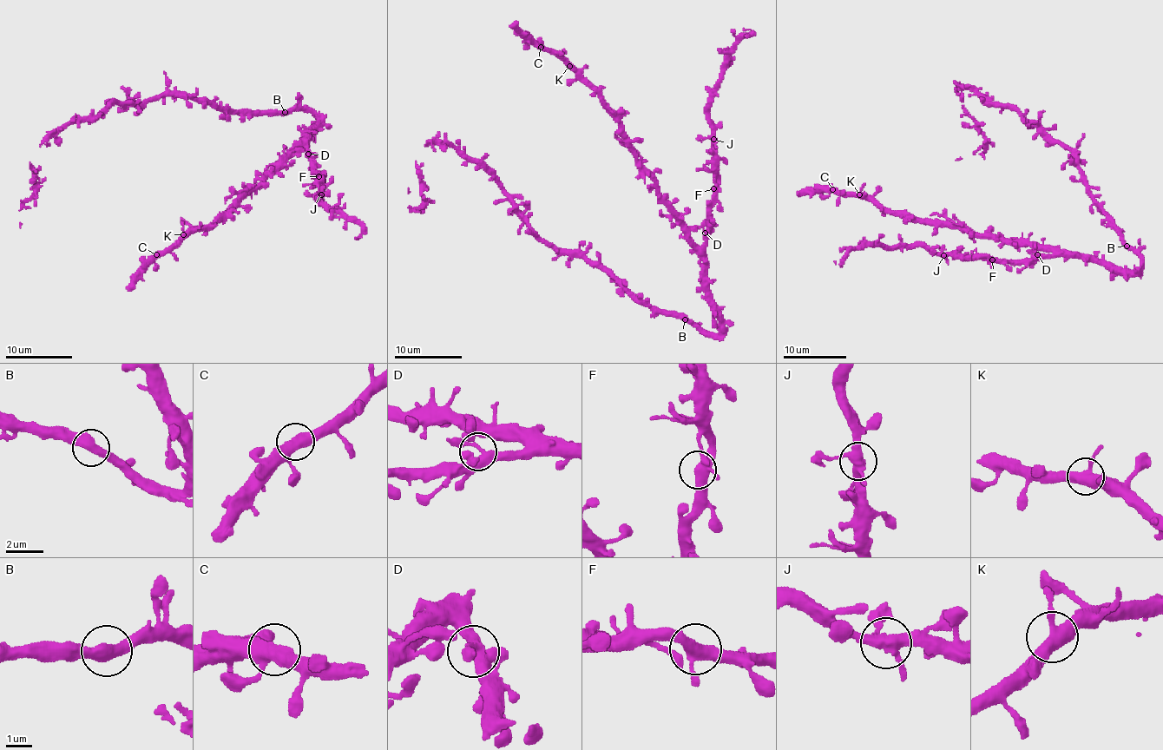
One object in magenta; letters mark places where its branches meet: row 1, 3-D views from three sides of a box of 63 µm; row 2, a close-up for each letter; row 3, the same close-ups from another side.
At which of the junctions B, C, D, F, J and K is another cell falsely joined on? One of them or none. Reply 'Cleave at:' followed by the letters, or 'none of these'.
Cleave at: none of these

